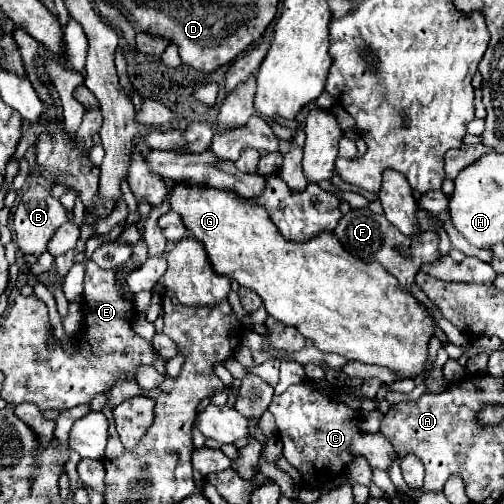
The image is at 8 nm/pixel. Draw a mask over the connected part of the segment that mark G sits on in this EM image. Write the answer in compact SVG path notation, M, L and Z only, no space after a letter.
M174 184L174 188L170 188L168 200L170 200L170 204L172 204L172 210L182 216L182 222L184 222L186 230L192 234L192 238L196 238L196 240L204 246L204 250L206 250L206 254L208 254L208 260L210 260L210 264L212 264L212 270L214 270L216 274L222 274L222 276L228 276L228 278L236 280L236 282L238 282L240 286L244 286L244 288L254 290L254 292L262 298L262 302L264 302L264 306L266 306L266 312L268 312L270 316L274 316L274 318L280 320L282 324L296 326L296 328L300 330L300 334L306 336L308 340L312 340L318 350L322 350L322 352L336 352L336 354L340 354L340 356L344 356L344 358L348 358L348 360L358 360L358 362L364 362L364 364L386 366L386 368L398 372L398 378L414 378L418 372L424 370L424 362L426 362L426 356L428 356L428 340L430 340L430 336L432 336L432 332L434 332L432 326L430 326L430 318L424 314L424 310L418 306L418 300L414 300L414 296L412 296L410 292L402 292L402 290L398 288L398 282L396 282L394 276L390 276L380 264L366 264L366 262L354 258L352 254L348 254L332 232L320 232L318 236L314 236L314 238L310 238L310 240L306 240L306 242L302 242L302 244L292 242L292 240L286 240L286 238L274 228L274 222L270 220L268 212L266 212L260 204L254 204L252 198L240 198L240 196L236 196L236 194L230 192L230 190L214 190L214 188L210 188L210 186L196 186L196 184L194 184L194 186L186 188L186 184Z

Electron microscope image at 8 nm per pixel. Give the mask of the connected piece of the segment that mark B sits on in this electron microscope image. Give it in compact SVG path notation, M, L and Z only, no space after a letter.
M32 184L28 190L24 190L18 198L18 206L14 212L14 232L16 232L16 242L18 248L24 254L34 254L40 256L42 252L46 252L46 244L50 242L50 236L54 236L54 232L68 222L68 210L62 206L62 202L54 196L50 196L50 190L40 186L40 184Z

